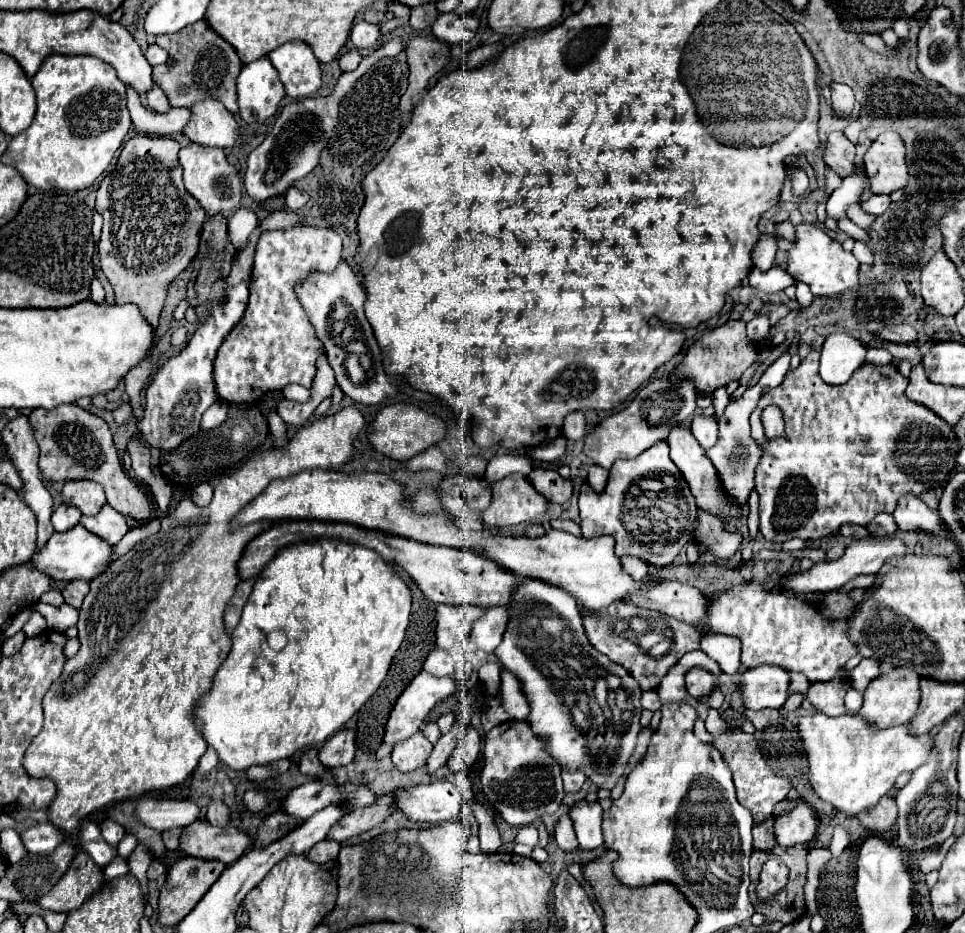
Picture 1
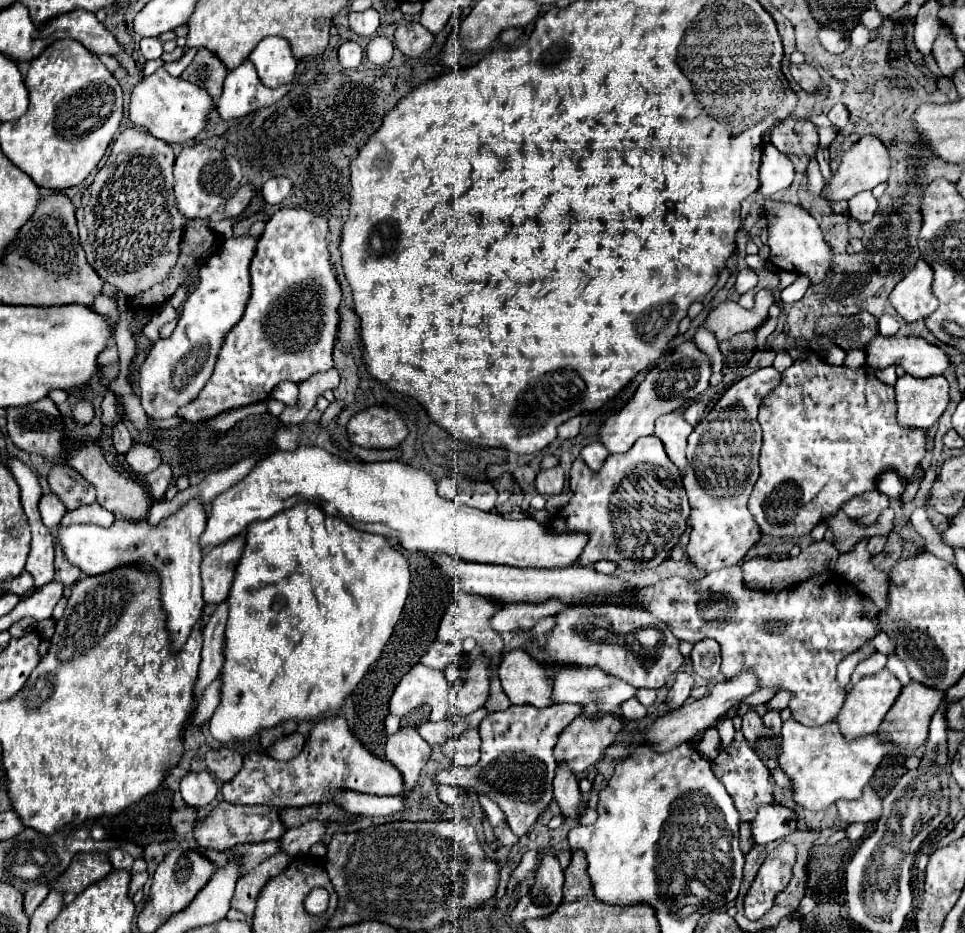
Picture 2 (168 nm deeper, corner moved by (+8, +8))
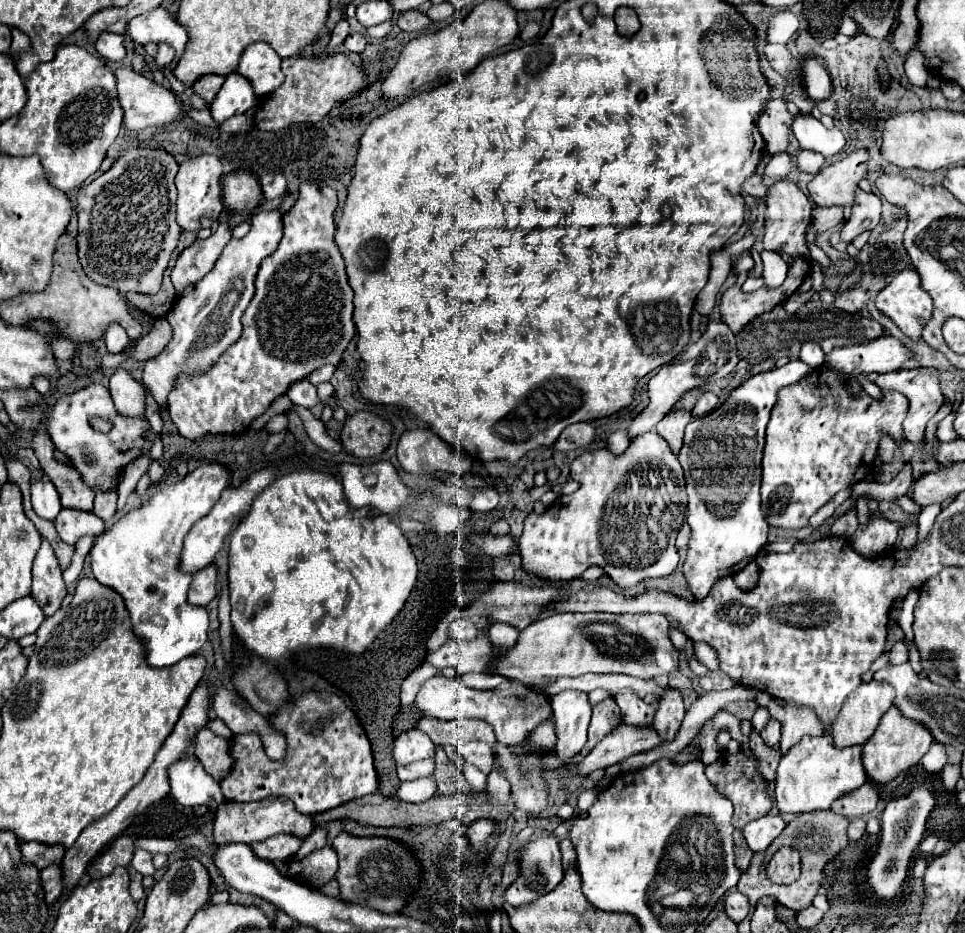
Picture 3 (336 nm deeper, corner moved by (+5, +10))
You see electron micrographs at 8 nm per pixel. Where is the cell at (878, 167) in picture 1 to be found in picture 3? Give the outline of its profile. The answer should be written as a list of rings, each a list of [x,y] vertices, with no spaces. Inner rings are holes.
[[[859,149],[841,161],[823,167],[809,183],[809,195],[817,207],[853,205],[859,183],[867,179],[869,151]]]

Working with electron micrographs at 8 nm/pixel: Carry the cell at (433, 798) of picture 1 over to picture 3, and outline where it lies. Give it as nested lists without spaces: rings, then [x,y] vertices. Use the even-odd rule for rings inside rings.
[[[305,693],[299,699],[291,701],[289,705],[283,705],[275,717],[271,717],[271,723],[281,729],[281,733],[287,737],[287,757],[283,761],[273,761],[265,755],[261,739],[251,735],[235,735],[231,737],[231,753],[235,755],[235,769],[221,781],[221,791],[225,799],[229,801],[261,801],[267,797],[287,797],[295,803],[299,813],[321,813],[333,807],[339,807],[347,801],[373,795],[379,791],[379,777],[373,767],[373,753],[369,739],[365,737],[363,727],[359,725],[353,711],[347,709],[343,699],[331,693]]]

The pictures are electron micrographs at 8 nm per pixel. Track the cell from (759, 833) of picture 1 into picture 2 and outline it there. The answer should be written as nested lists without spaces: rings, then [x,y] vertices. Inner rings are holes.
[[[740,823],[740,849],[742,853],[748,853],[752,849],[752,837],[750,837],[750,823]]]

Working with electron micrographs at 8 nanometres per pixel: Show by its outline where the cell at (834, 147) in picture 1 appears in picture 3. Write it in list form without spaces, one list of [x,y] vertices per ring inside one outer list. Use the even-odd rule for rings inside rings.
[[[771,99],[757,119],[757,129],[765,139],[769,155],[787,151],[787,147],[791,145],[791,125],[793,115],[787,111],[787,101]]]

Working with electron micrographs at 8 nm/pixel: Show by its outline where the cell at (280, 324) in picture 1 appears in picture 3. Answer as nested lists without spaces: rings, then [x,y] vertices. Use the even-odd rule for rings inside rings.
[[[303,183],[301,187],[301,193],[299,193],[299,199],[295,201],[295,205],[283,215],[283,239],[279,243],[279,247],[275,249],[275,253],[271,253],[269,257],[265,257],[261,261],[261,267],[259,267],[259,273],[257,273],[257,291],[247,307],[247,311],[243,313],[241,317],[241,323],[243,323],[243,335],[239,337],[239,341],[235,341],[217,361],[217,365],[213,369],[209,369],[207,373],[203,375],[181,375],[179,377],[179,385],[169,393],[169,403],[167,403],[167,409],[169,409],[169,415],[173,419],[173,423],[177,425],[179,433],[187,439],[197,439],[197,437],[203,437],[207,433],[239,433],[243,431],[255,417],[259,417],[275,397],[283,395],[287,391],[287,387],[293,383],[293,381],[301,381],[305,377],[309,377],[309,373],[313,373],[315,369],[323,367],[323,365],[339,365],[341,359],[343,359],[343,351],[345,347],[349,345],[349,341],[353,339],[355,335],[355,325],[353,325],[353,289],[347,281],[347,273],[345,273],[345,261],[333,241],[333,235],[335,235],[335,221],[333,221],[333,213],[337,209],[337,193],[327,187],[327,185],[317,185],[317,183]]]

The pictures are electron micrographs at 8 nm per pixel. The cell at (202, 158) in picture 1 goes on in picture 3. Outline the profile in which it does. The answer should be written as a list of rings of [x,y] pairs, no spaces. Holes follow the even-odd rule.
[[[201,153],[197,157],[189,157],[179,165],[175,179],[179,199],[177,199],[177,223],[185,231],[199,231],[203,227],[211,227],[217,221],[219,211],[223,209],[223,163],[219,157],[211,153]]]

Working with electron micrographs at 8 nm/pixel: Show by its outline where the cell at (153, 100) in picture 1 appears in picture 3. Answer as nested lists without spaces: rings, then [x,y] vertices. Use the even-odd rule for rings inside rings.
[[[159,43],[159,53],[157,53],[157,57],[155,57],[157,67],[159,67],[159,69],[167,67],[167,65],[171,63],[173,55],[175,55],[175,49],[173,49],[171,45],[167,45],[167,43]]]

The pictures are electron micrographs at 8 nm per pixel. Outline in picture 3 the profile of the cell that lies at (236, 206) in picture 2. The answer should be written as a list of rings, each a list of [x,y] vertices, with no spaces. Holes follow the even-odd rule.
[[[223,209],[219,213],[217,223],[219,223],[217,231],[211,237],[207,237],[203,241],[195,241],[191,247],[187,247],[179,255],[179,259],[171,271],[171,281],[177,289],[177,299],[181,299],[185,295],[185,289],[189,285],[195,285],[203,275],[207,275],[213,269],[223,247],[229,243],[231,229],[229,229],[229,211],[227,209]]]

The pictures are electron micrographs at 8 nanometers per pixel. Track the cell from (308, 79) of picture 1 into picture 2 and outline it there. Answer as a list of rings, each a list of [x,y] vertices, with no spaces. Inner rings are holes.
[[[278,37],[262,39],[248,55],[248,59],[256,67],[260,81],[270,89],[288,85],[296,77],[296,59],[292,57],[286,39]]]

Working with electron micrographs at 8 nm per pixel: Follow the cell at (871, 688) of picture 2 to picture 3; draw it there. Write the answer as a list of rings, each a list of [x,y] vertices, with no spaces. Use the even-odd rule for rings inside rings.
[[[873,679],[869,683],[861,683],[859,689],[855,689],[855,693],[851,693],[851,697],[847,697],[847,701],[843,703],[843,709],[839,711],[837,719],[831,725],[829,733],[835,741],[835,745],[839,745],[839,747],[863,745],[875,733],[881,717],[893,705],[893,699],[895,699],[895,689],[891,689],[891,685],[887,685],[885,681]]]

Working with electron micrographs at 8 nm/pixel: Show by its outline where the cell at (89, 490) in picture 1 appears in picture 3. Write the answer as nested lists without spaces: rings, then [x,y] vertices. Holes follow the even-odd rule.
[[[41,431],[35,433],[33,449],[35,449],[35,455],[37,455],[43,471],[49,475],[49,479],[57,487],[57,491],[61,495],[61,505],[81,509],[81,511],[91,511],[93,499],[95,499],[93,489],[81,479],[81,473],[73,465],[67,467],[55,459],[55,455],[53,455],[55,447],[51,445],[49,435],[45,435]]]

